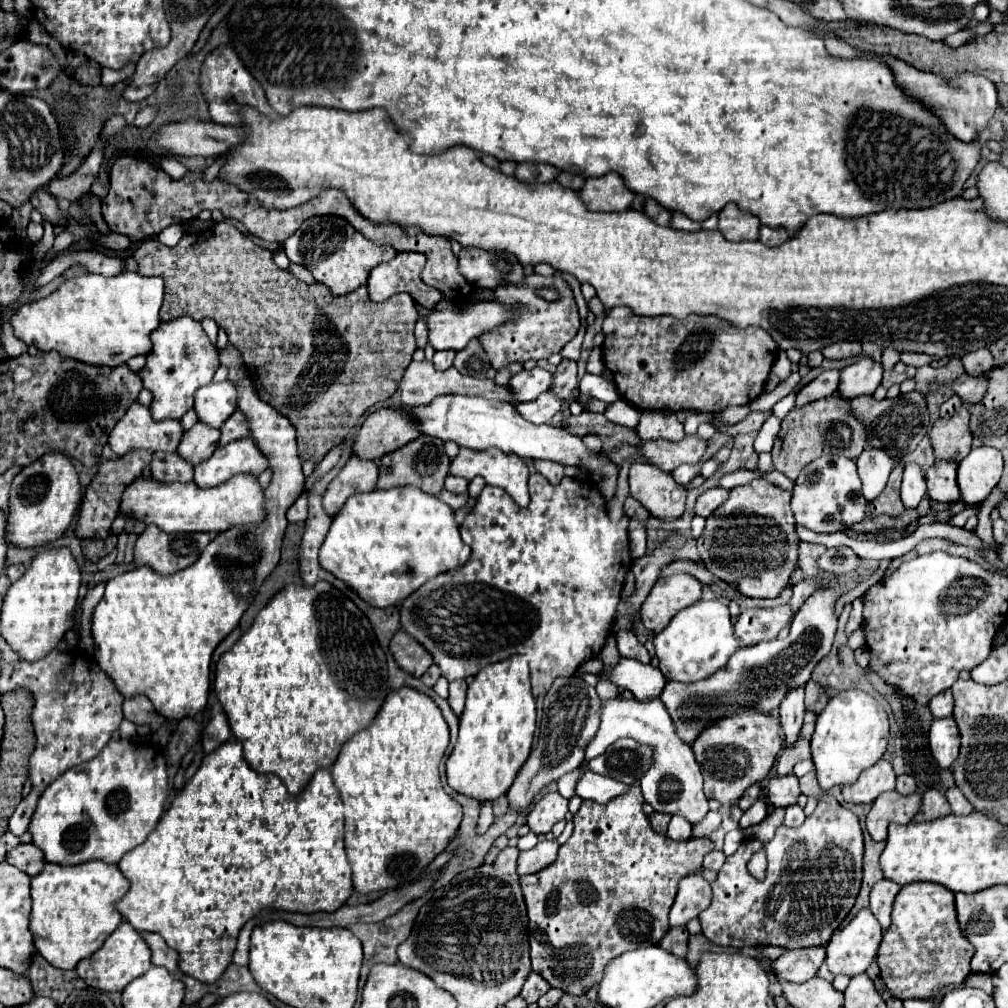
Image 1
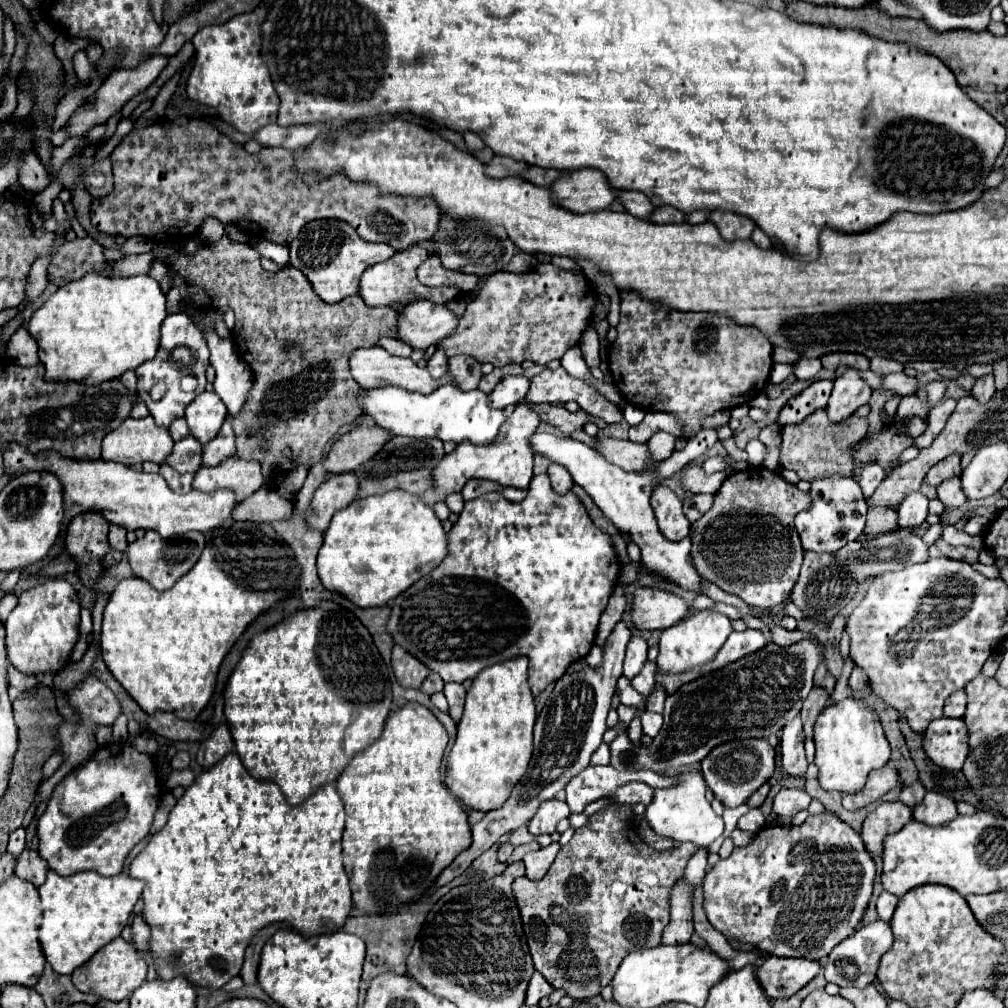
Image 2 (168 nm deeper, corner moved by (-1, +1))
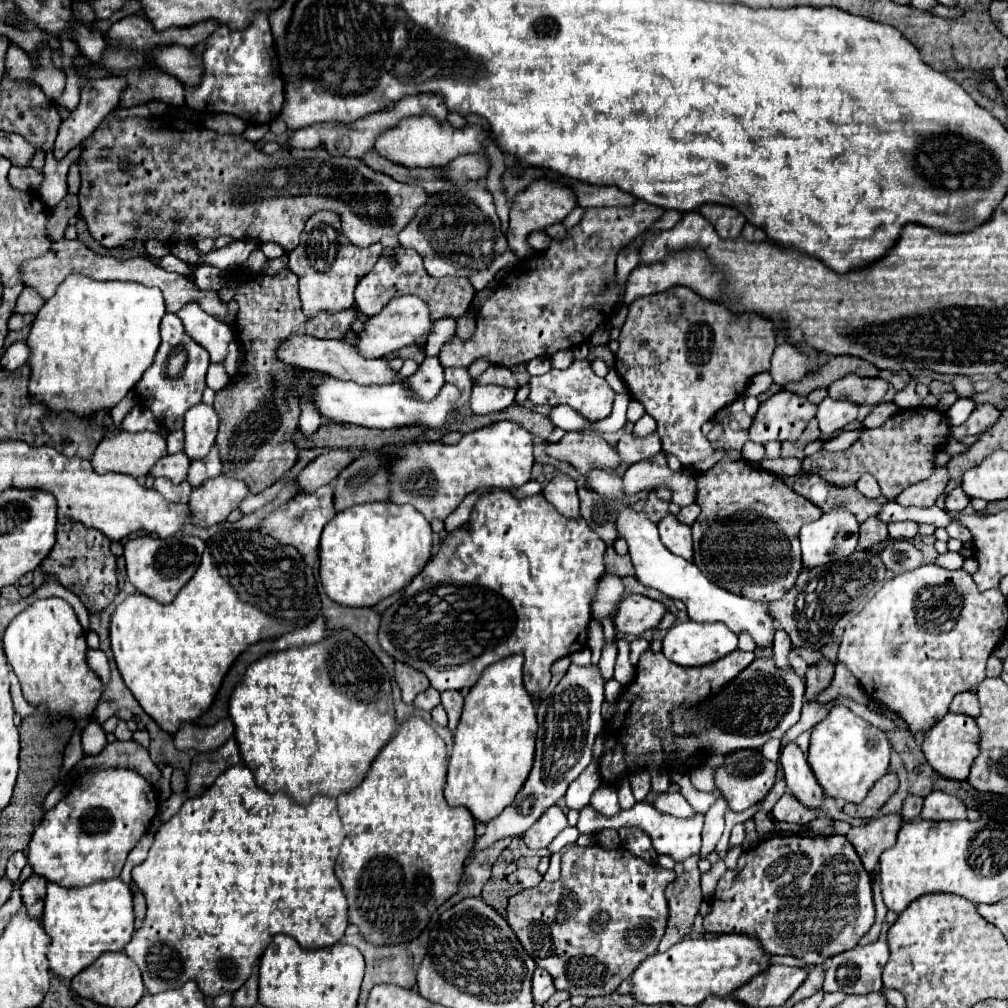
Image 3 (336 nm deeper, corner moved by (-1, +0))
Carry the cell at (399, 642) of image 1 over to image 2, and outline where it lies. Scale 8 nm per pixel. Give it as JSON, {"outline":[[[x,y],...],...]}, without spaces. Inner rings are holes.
{"outline":[[[401,646],[393,648],[391,664],[395,678],[403,688],[421,688],[423,680],[429,674],[429,668],[421,664],[417,658],[413,658],[409,652],[405,652]]]}

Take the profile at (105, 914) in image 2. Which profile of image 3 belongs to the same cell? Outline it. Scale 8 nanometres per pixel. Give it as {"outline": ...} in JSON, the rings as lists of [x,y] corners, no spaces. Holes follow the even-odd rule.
{"outline":[[[117,879],[99,881],[87,887],[47,885],[43,929],[51,937],[47,951],[49,967],[63,979],[73,979],[105,951],[123,951],[133,935],[133,893],[127,883]]]}

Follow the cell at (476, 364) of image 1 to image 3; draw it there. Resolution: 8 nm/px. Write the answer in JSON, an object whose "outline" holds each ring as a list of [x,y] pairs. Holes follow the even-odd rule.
{"outline":[[[463,367],[445,369],[445,381],[457,385],[457,389],[461,391],[461,401],[463,401],[463,405],[467,405],[469,397],[471,397],[471,389],[473,389],[473,379],[471,379],[469,371]]]}

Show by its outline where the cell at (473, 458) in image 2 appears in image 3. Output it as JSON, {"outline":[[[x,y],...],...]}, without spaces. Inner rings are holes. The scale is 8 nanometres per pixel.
{"outline":[[[499,421],[491,427],[467,433],[461,437],[457,445],[443,445],[443,443],[413,443],[407,447],[399,447],[397,453],[403,453],[403,461],[395,465],[395,493],[391,493],[393,503],[409,503],[417,511],[421,511],[427,521],[439,517],[445,519],[455,507],[463,501],[463,497],[475,489],[481,487],[521,487],[531,479],[531,467],[533,467],[533,435],[515,421]]]}

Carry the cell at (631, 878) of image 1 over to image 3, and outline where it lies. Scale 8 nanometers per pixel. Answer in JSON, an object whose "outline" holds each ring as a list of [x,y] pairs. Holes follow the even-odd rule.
{"outline":[[[599,843],[589,847],[573,845],[563,853],[561,877],[557,881],[541,881],[537,887],[523,889],[509,899],[507,921],[537,967],[553,977],[555,989],[565,989],[571,995],[583,997],[609,995],[631,975],[631,969],[635,969],[639,961],[657,951],[669,913],[663,891],[673,879],[675,871],[649,863],[623,845],[613,849],[605,849]]]}

